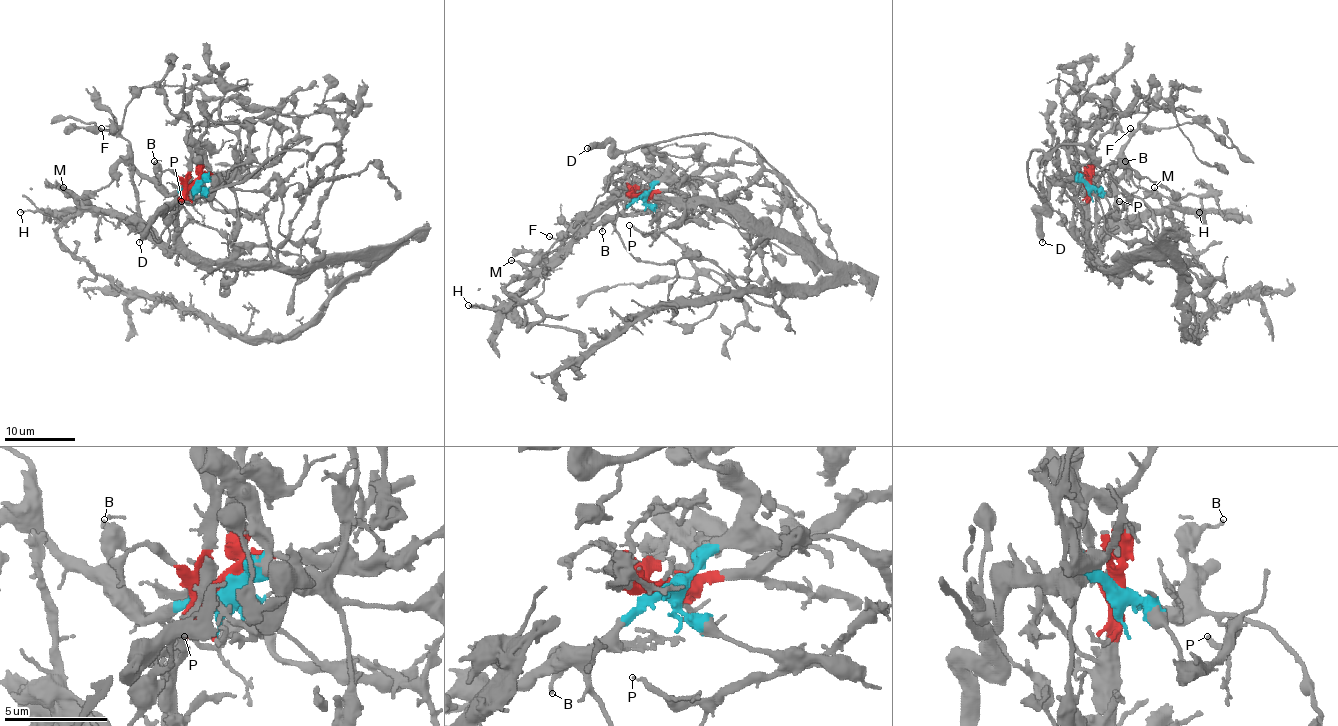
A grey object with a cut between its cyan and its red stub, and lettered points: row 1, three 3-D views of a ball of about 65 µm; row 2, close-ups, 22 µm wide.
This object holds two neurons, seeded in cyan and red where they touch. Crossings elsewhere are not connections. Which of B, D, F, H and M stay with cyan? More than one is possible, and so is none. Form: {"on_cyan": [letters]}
{"on_cyan": ["B", "D", "F", "M"]}

